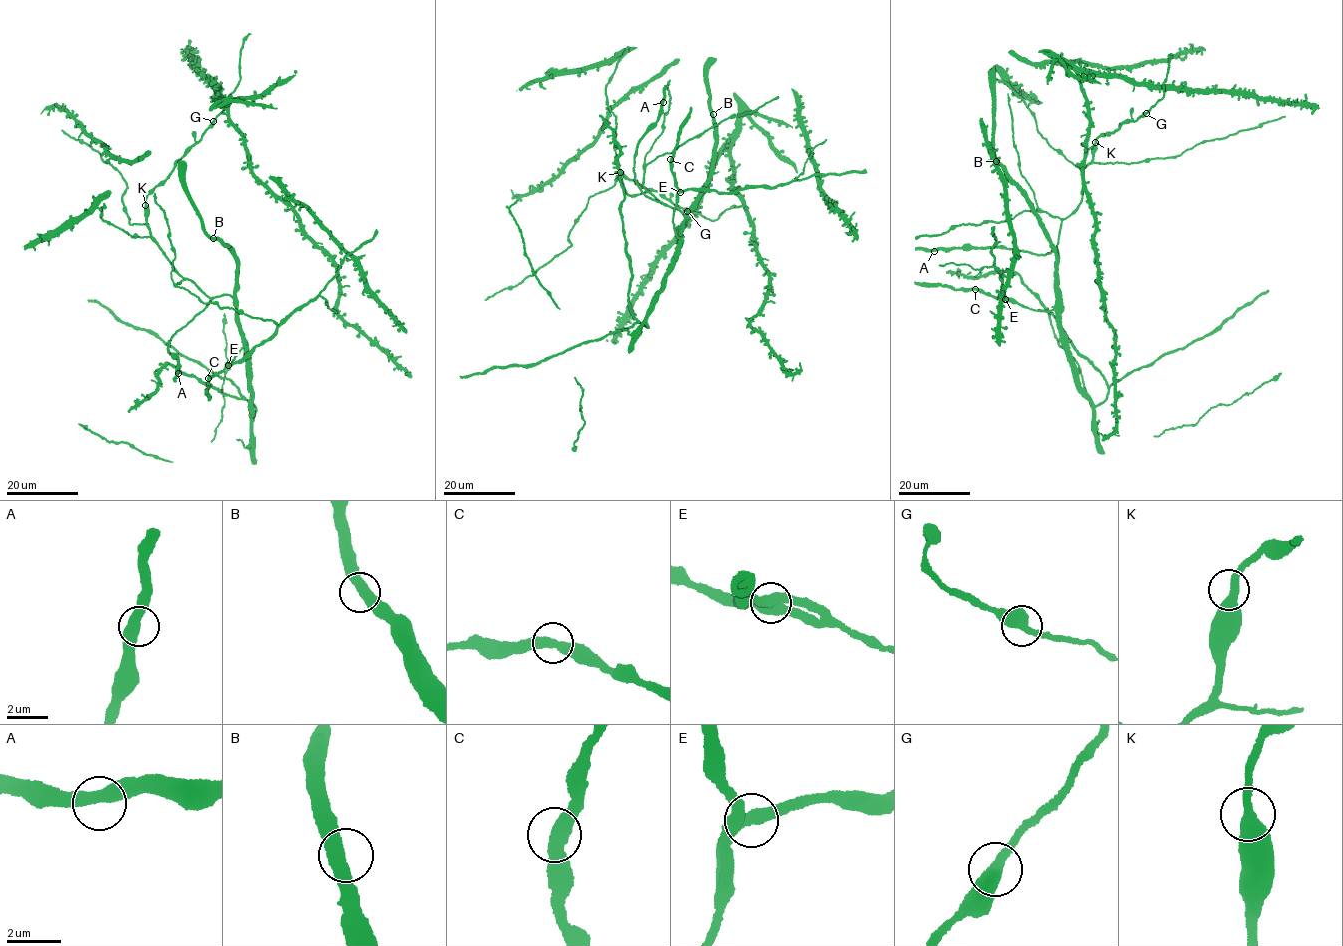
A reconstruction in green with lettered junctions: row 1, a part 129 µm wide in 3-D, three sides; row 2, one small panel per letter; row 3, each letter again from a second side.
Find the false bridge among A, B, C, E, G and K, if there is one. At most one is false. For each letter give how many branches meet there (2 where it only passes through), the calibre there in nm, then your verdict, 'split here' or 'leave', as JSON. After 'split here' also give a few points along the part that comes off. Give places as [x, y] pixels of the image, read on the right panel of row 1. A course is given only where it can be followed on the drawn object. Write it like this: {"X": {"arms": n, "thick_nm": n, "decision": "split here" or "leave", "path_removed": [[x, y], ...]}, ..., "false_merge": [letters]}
{"A": {"arms": 2, "thick_nm": 480, "decision": "leave"}, "B": {"arms": 2, "thick_nm": 480, "decision": "leave"}, "C": {"arms": 2, "thick_nm": 480, "decision": "leave"}, "E": {"arms": 2, "thick_nm": 400, "decision": "leave"}, "G": {"arms": 2, "thick_nm": 480, "decision": "leave"}, "K": {"arms": 2, "thick_nm": 440, "decision": "leave"}, "false_merge": []}

